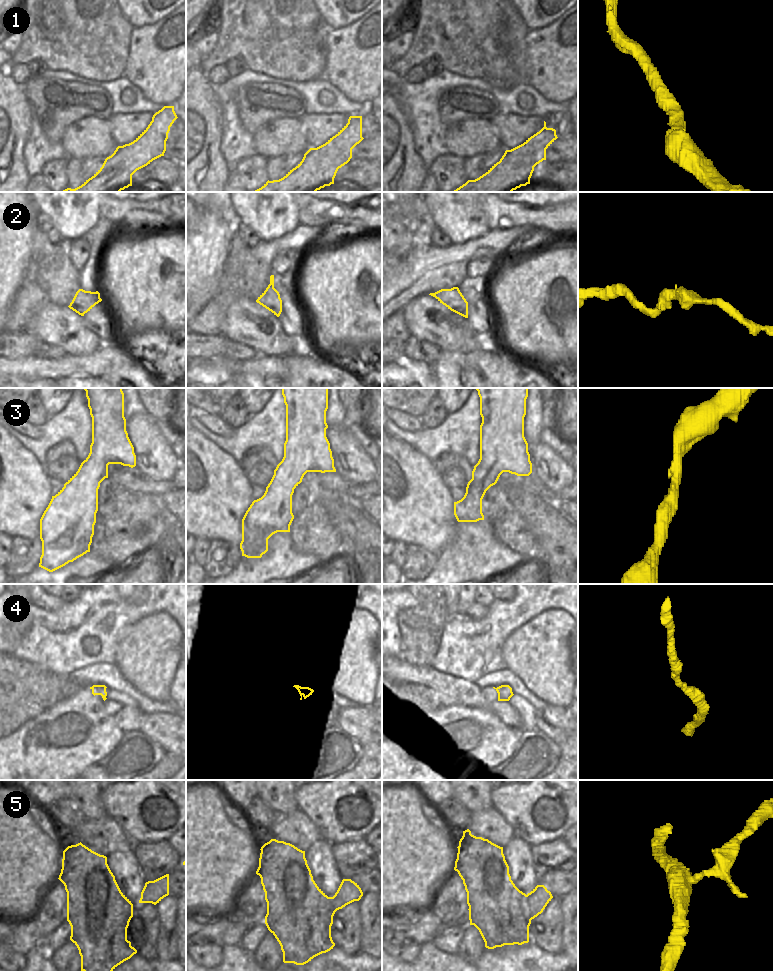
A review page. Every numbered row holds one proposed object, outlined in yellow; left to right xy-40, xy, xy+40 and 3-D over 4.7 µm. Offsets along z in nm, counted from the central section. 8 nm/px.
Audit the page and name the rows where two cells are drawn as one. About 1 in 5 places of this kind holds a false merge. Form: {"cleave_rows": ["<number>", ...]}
{"cleave_rows": ["5"]}

